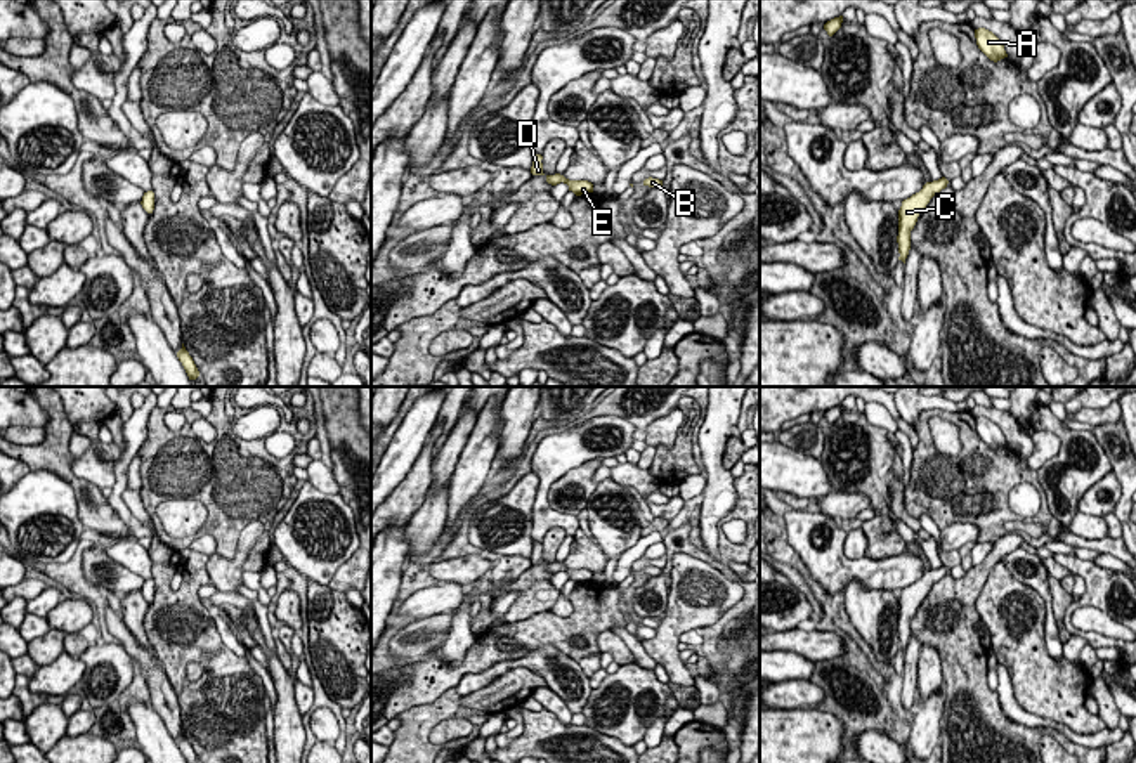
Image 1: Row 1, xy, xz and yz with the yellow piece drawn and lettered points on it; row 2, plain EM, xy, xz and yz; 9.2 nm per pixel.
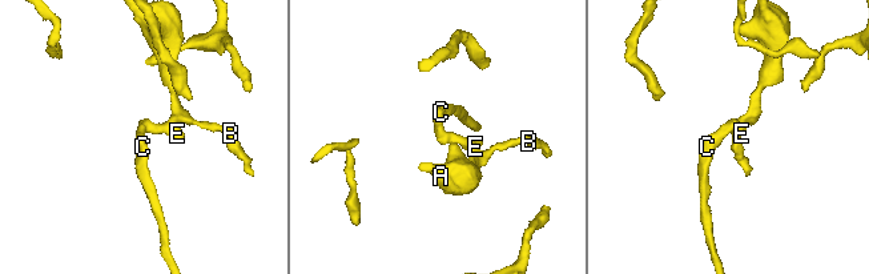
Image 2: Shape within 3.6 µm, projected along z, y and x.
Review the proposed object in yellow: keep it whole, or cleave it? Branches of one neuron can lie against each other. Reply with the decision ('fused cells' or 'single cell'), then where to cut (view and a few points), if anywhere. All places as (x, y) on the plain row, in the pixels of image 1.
single cell; no cut

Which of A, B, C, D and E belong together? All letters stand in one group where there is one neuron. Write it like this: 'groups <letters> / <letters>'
groups A B C D E

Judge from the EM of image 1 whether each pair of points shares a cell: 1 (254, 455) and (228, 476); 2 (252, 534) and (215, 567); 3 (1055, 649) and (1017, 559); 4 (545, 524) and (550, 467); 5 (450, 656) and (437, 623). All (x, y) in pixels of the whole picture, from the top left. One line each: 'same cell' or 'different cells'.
1: same cell
2: same cell
3: same cell
4: same cell
5: different cells

